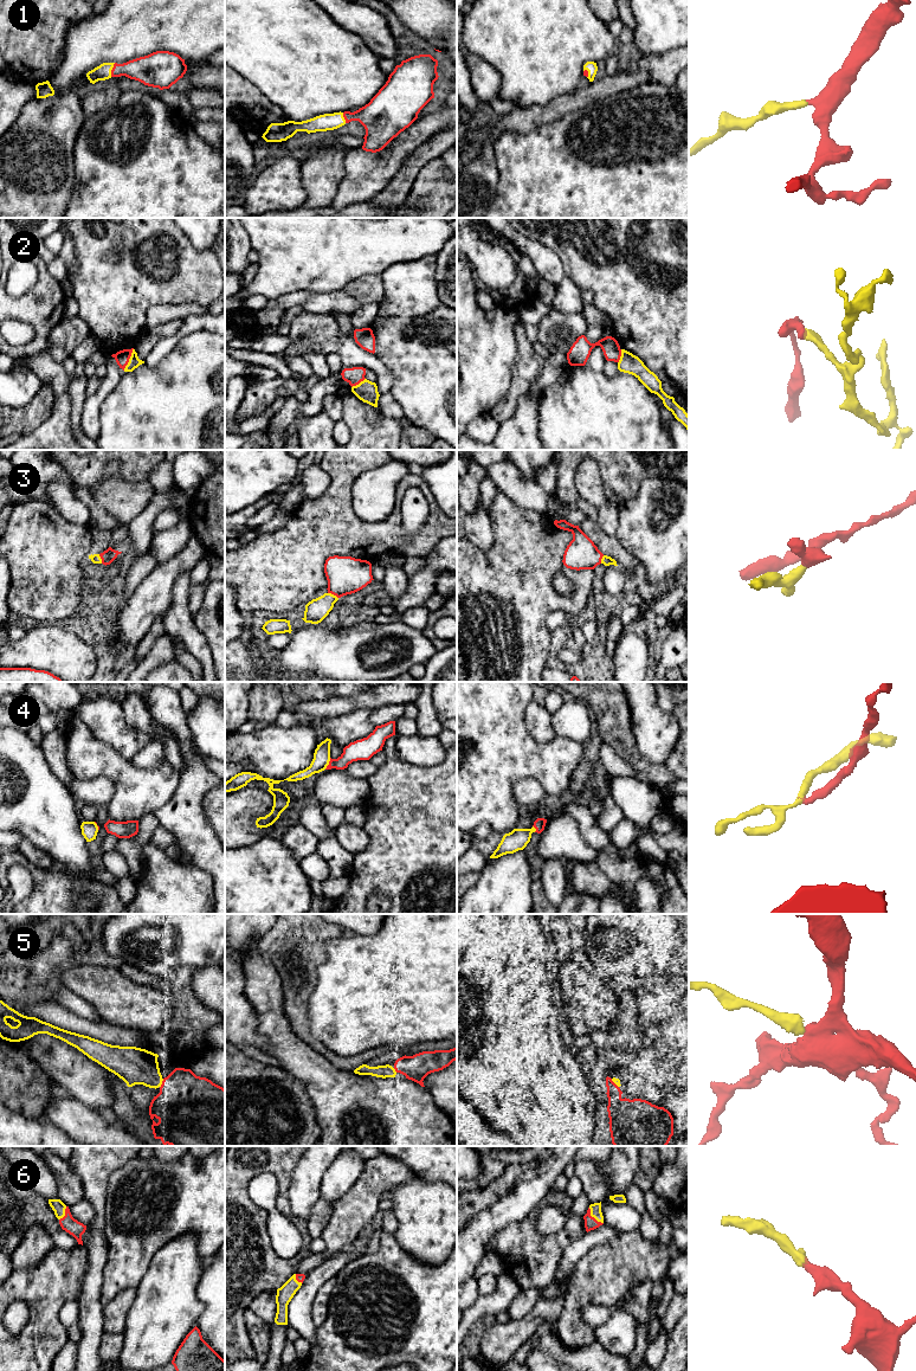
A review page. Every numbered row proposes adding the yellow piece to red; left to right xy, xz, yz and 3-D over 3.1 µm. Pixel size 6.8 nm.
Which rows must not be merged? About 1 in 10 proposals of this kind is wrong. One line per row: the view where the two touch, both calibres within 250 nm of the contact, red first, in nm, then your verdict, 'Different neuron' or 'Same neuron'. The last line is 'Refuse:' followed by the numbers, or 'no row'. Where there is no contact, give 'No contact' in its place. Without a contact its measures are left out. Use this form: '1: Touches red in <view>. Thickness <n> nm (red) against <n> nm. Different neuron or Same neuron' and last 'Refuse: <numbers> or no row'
1: Touches red in xy. Thickness 190 nm (red) against 110 nm. Same neuron
2: Touches red in xy. Thickness 100 nm (red) against 80 nm. Different neuron
3: Touches red in xz. Thickness 260 nm (red) against 150 nm. Same neuron
4: Touches red in xz. Thickness 140 nm (red) against 110 nm. Same neuron
5: Touches red in xy. Thickness 460 nm (red) against 260 nm. Same neuron
6: Touches red in yz. Thickness 90 nm (red) against 80 nm. Same neuron
Refuse: 2

